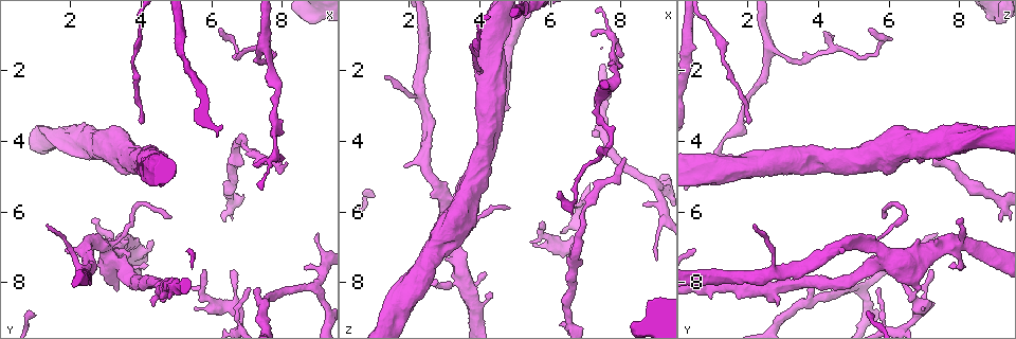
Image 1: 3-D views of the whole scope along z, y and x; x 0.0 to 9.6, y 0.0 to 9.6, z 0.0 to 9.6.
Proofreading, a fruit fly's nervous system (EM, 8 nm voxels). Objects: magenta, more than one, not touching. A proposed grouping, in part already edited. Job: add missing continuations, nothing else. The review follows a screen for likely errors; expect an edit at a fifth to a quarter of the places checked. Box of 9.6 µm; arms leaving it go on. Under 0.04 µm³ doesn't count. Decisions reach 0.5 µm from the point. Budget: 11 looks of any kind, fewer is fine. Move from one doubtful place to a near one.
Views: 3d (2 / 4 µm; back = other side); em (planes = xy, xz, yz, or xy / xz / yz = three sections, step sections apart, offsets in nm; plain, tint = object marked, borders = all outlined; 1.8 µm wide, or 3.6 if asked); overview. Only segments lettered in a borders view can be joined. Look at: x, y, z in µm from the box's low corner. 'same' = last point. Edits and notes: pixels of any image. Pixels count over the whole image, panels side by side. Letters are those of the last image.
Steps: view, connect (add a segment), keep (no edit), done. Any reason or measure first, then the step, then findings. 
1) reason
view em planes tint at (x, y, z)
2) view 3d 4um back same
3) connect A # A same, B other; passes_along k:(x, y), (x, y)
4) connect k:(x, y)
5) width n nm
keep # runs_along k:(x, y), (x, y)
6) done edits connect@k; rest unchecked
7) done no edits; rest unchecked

end of a long branch
view 3d 2um at (8.10, 4.60, 4.55)

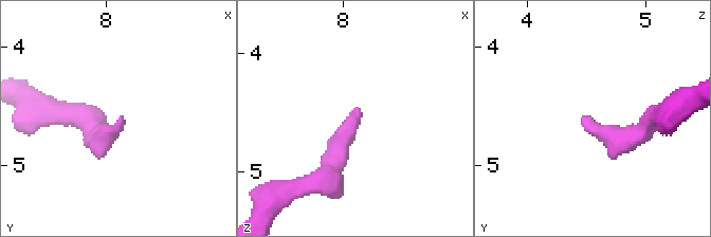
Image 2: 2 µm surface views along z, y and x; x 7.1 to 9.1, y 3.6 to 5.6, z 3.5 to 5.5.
view em planes plain at (8.12, 4.64, 4.48)

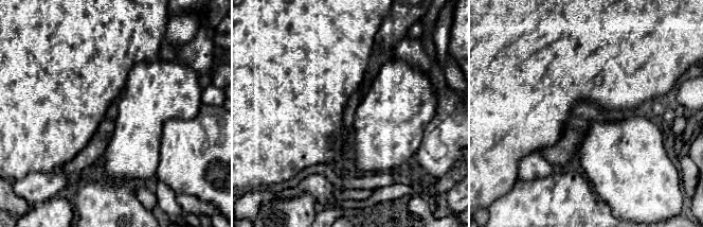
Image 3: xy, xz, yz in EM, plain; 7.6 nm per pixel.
view em planes borders same

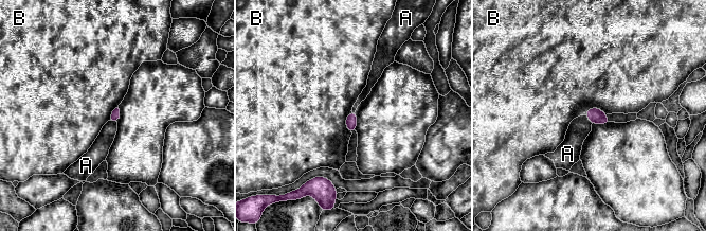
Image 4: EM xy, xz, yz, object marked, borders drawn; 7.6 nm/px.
keep # A other, B other; none of them fits

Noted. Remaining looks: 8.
branch stops here
view 3d 2um at (4.30, 8.70, 2.90)

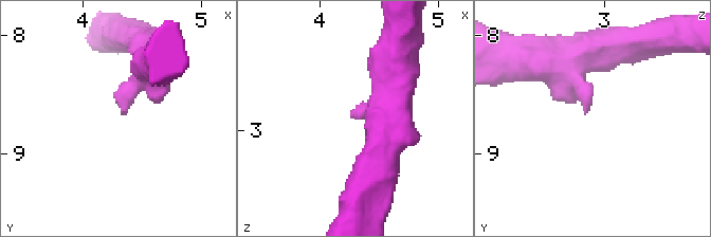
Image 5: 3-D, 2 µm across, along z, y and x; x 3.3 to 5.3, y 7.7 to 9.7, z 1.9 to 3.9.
need the tissue
view em planes borders at (4.36, 8.68, 2.84)

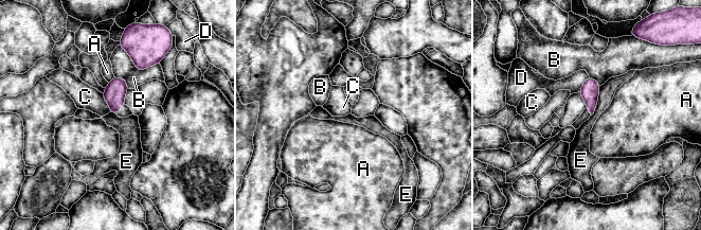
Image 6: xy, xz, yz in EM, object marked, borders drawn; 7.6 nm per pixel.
longest_contact B 340 nm
keep # A other, B other, C other, D other, E other; no lettered segment goes on from it

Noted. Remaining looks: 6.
branch point
view 3d 4um at (8.95, 8.10, 5.25)

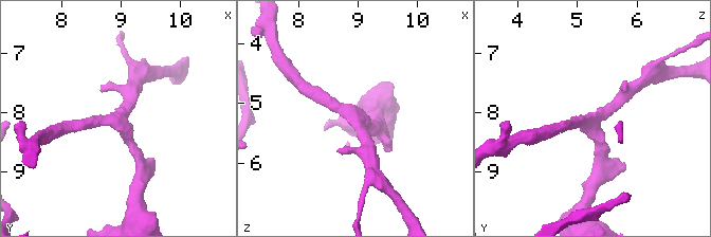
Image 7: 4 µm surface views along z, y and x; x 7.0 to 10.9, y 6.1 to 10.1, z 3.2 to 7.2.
view em 3.6um planes borders at (8.95, 8.10, 5.20)

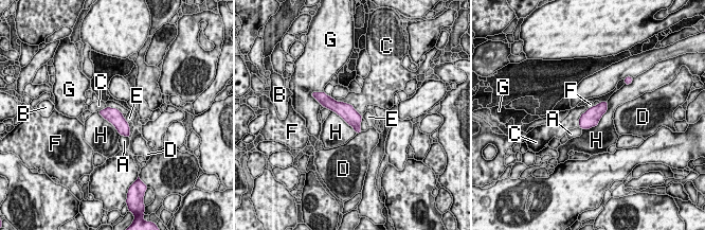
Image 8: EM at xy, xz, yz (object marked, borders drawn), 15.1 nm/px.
longest_contact H 600 nm
keep # A other, B other, C other, D other, E other, F other, G other, H other; runs_along 8:(325, 102), (341, 108), (358, 129); none of them fits

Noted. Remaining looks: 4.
tapers out
view em xz step 4 plain at (5.75, 7.70, 6.30)

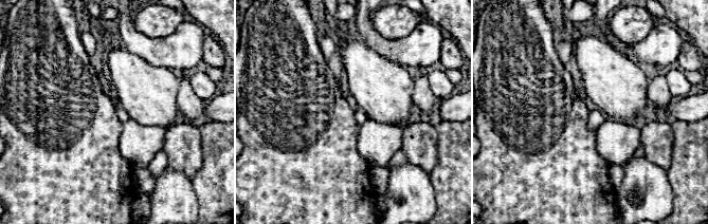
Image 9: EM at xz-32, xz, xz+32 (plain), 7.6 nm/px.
see the neighbours
view em xz step 4 borders same

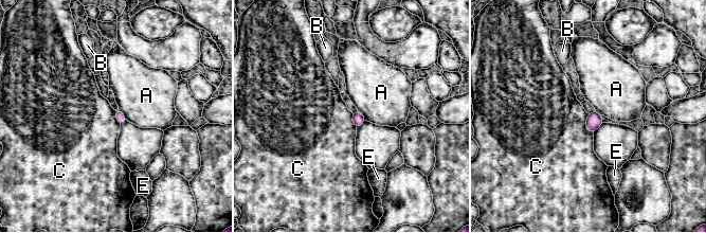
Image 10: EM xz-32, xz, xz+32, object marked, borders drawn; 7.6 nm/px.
keep # A other, B other, C other, E other; border 10:(589, 113), (586, 129), (593, 133); no lettered segment goes on from it

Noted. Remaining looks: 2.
side arm on a straight run
view em planes borders at (7.45, 1.30, 2.60)

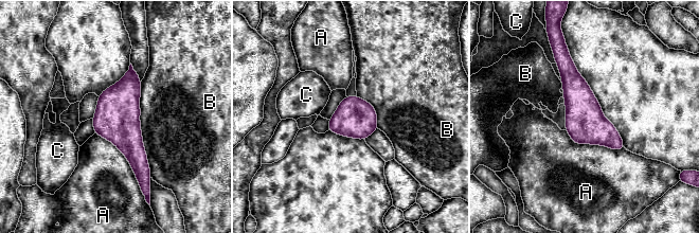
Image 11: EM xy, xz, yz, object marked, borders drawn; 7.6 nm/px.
longest_contact B 750 nm
keep # A other, B other, C other; runs_along 11:(566, 59), (583, 109), (620, 146); no lettered segment goes on from it

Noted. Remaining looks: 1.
done no edits; rest unchecked

